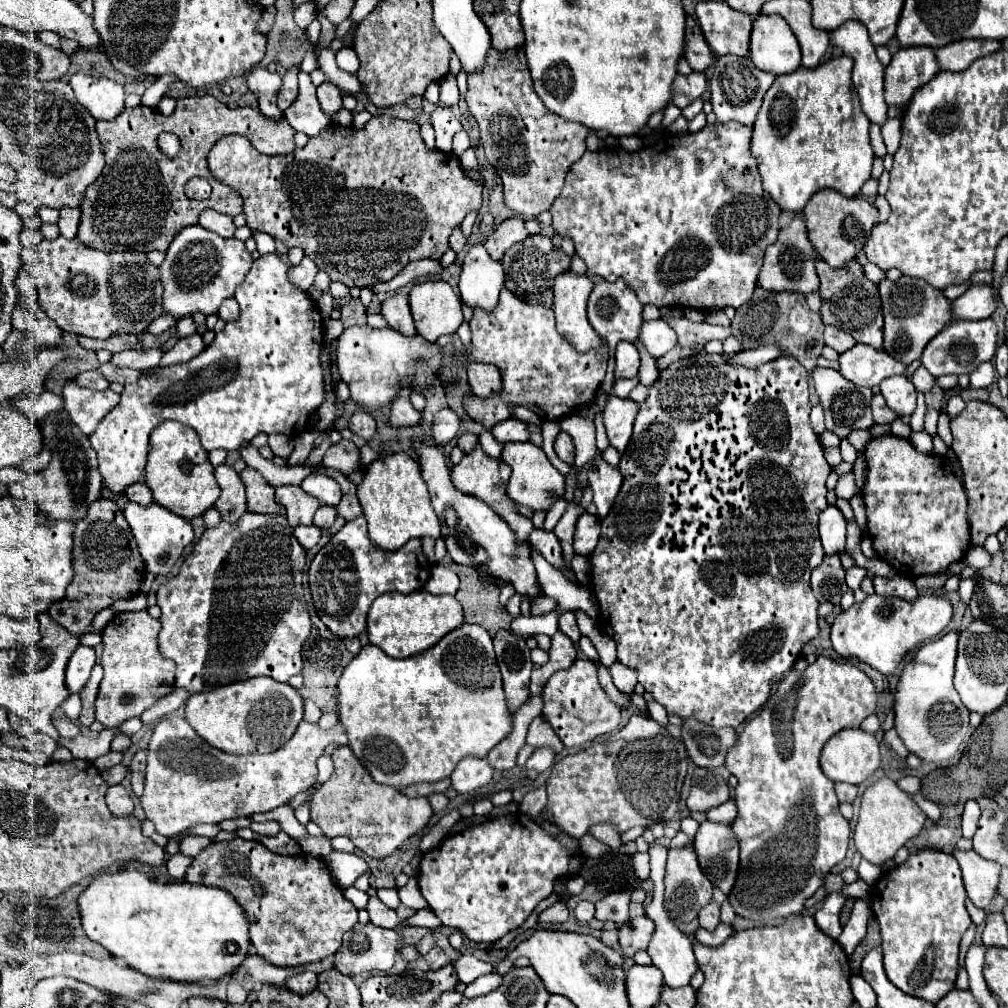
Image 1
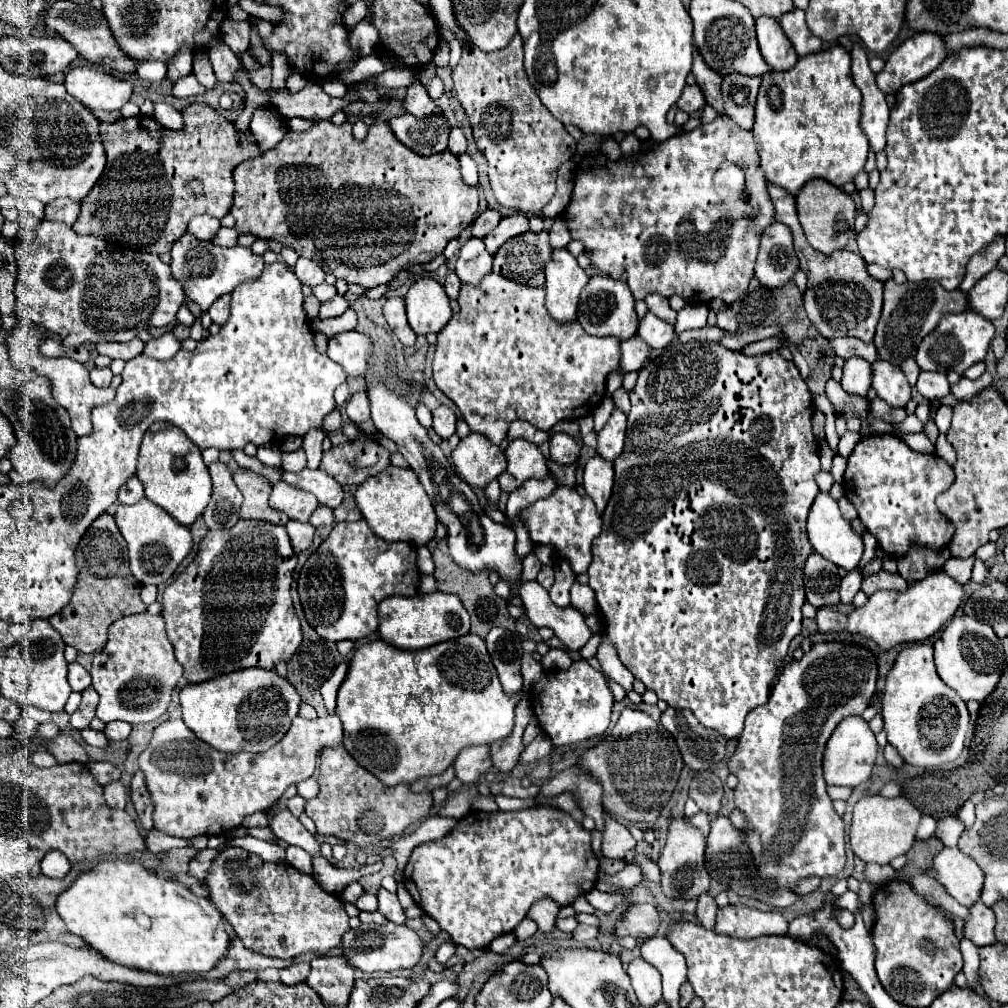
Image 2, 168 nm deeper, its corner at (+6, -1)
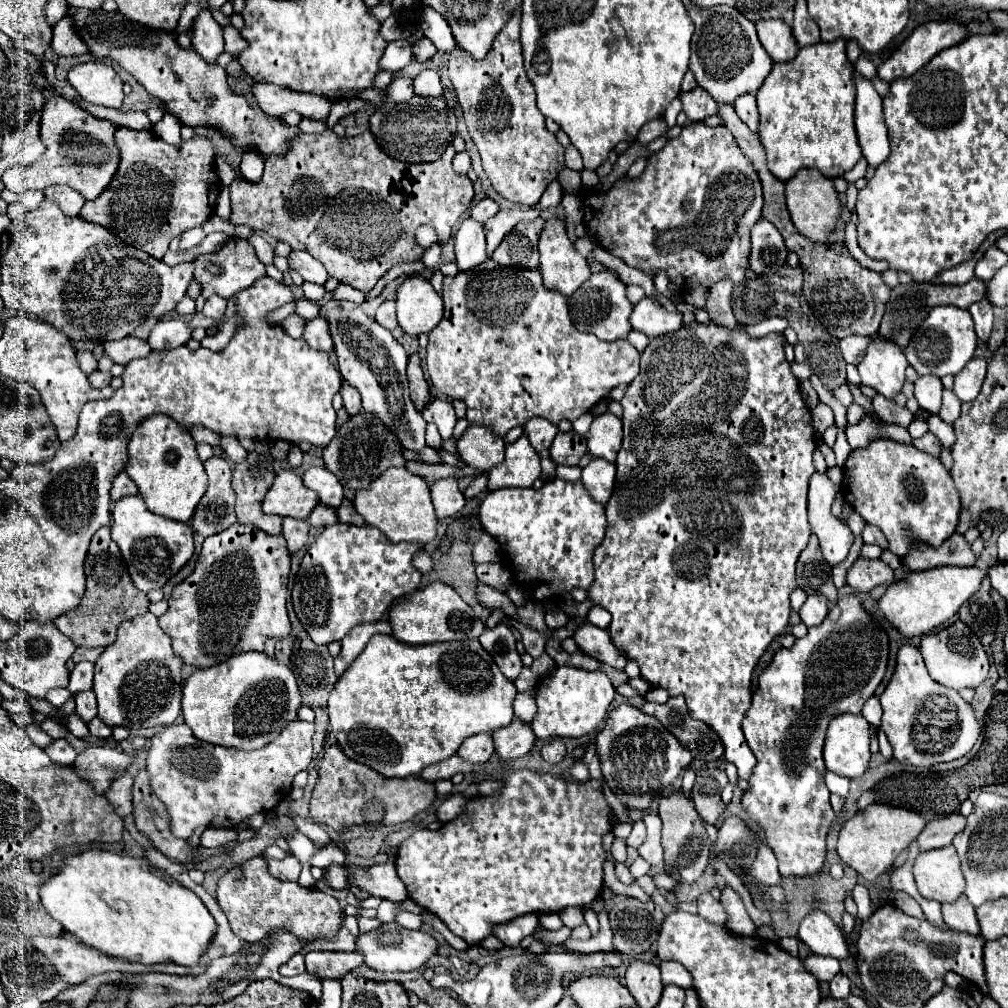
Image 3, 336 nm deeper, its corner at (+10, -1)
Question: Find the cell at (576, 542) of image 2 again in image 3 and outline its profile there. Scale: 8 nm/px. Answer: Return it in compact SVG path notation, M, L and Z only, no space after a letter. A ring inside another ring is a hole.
M550 479L540 489L496 489L480 505L480 523L502 547L516 583L534 601L556 601L574 587L588 589L594 581L592 553L602 543L604 505L590 499L582 481Z

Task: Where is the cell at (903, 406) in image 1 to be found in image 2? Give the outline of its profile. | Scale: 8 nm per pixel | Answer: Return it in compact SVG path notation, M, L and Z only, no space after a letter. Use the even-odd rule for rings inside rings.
M876 359L872 367L872 387L876 389L878 397L892 407L904 407L910 401L910 383L904 371L896 363L884 359Z

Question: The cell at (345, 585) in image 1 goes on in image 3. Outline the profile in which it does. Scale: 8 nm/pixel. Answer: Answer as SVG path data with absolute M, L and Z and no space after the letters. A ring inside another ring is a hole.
M336 523L336 525L324 527L322 535L308 547L308 553L300 563L300 571L292 587L294 611L300 623L304 625L304 629L308 631L310 639L314 639L318 645L340 641L356 625L380 621L394 599L418 591L422 573L412 565L412 555L418 549L420 545L414 545L414 543L390 543L378 529L370 525L358 527L358 525Z

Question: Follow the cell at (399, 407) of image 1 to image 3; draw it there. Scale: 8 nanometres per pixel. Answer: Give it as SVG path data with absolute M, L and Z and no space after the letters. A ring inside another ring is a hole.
M384 301L384 303L378 307L374 319L376 319L382 327L386 327L386 329L394 335L394 339L400 339L400 337L404 335L402 327L400 327L398 321L396 321L396 303L394 303L394 301Z

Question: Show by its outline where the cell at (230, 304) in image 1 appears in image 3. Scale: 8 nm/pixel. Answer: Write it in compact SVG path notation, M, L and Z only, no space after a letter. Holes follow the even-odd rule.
M210 297L210 299L206 301L202 313L204 313L206 317L210 317L210 319L220 319L220 317L224 315L224 311L226 311L226 305L228 305L226 299L222 299L222 297Z

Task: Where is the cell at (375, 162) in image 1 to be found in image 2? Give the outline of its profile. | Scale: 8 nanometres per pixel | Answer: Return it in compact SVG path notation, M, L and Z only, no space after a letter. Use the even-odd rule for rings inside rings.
M320 121L314 127L310 127L308 131L302 133L286 133L284 139L270 151L266 151L262 157L254 157L248 161L242 161L236 169L234 169L234 205L230 209L230 213L236 219L236 231L238 233L252 233L260 239L276 239L282 245L292 247L298 255L302 257L310 257L310 259L320 259L324 263L324 269L332 271L338 279L346 279L348 283L356 283L362 287L378 287L382 283L392 281L402 269L408 269L410 265L416 263L428 263L434 257L438 257L444 247L448 245L448 241L456 239L476 217L478 211L478 191L476 187L470 187L464 183L462 175L460 175L460 163L458 157L450 151L444 153L436 153L430 157L422 157L410 149L404 149L402 143L394 137L394 133L390 131L390 127L384 121L378 121L374 125L368 127L368 135L364 141L356 141L352 137L352 125L346 121L344 125L334 125L330 121Z

